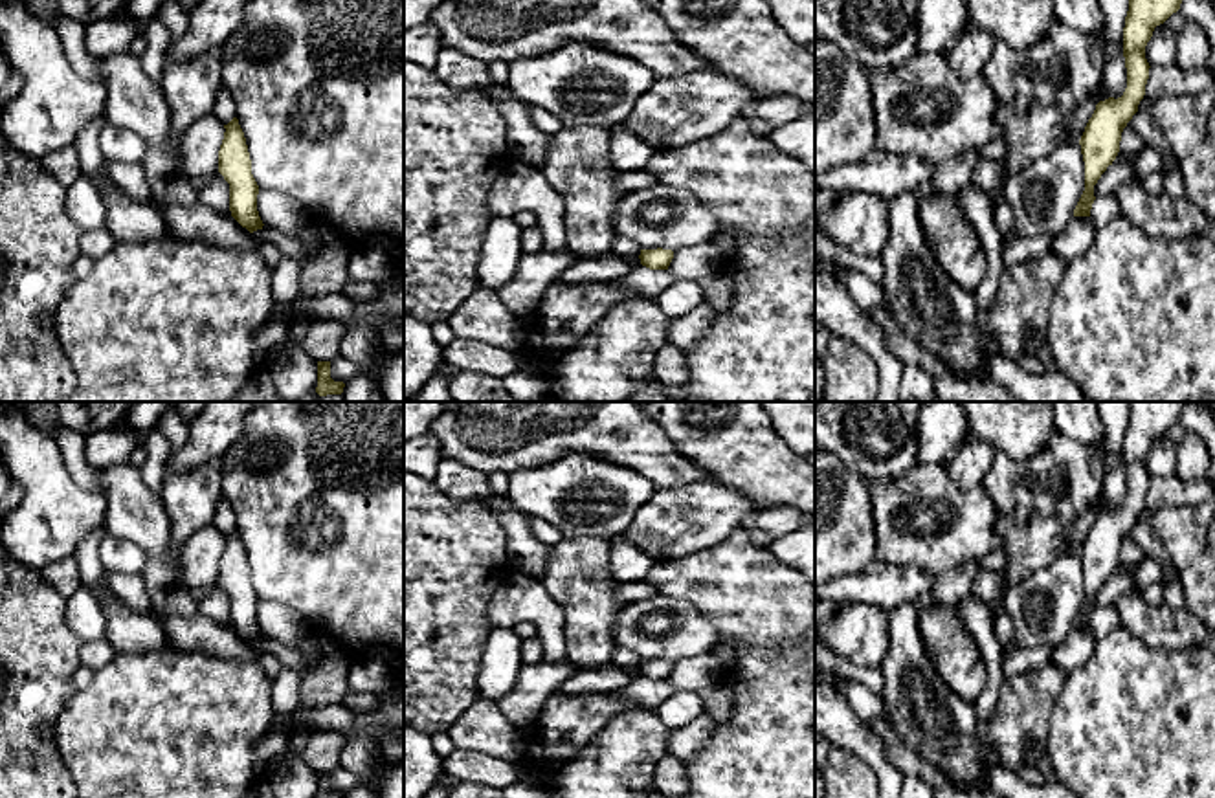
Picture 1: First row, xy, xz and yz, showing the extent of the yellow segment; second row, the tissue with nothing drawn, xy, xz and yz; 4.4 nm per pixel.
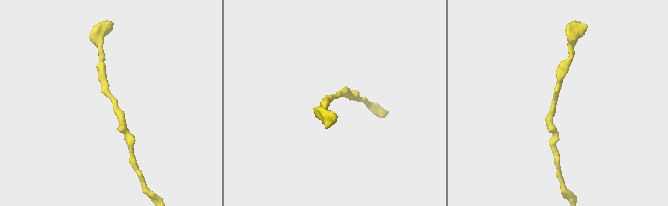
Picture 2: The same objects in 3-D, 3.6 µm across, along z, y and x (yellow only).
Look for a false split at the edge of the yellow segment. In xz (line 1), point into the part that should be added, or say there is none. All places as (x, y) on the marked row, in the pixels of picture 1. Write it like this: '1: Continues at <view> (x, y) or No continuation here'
1: No continuation here

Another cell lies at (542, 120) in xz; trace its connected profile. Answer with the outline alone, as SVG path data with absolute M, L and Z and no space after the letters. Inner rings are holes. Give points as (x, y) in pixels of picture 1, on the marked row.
M530 106L530 119L532 119L534 127L538 130L545 132L547 136L552 136L554 132L563 128L563 123L558 117L554 117L552 114L549 114L538 106Z

